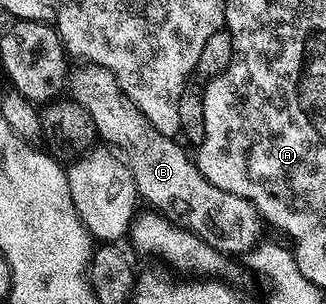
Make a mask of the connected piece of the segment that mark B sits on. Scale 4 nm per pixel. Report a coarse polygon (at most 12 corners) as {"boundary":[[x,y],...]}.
{"boundary":[[78,64],[69,97],[168,221],[224,255],[259,245],[248,200],[216,188],[156,132],[108,68]]}

